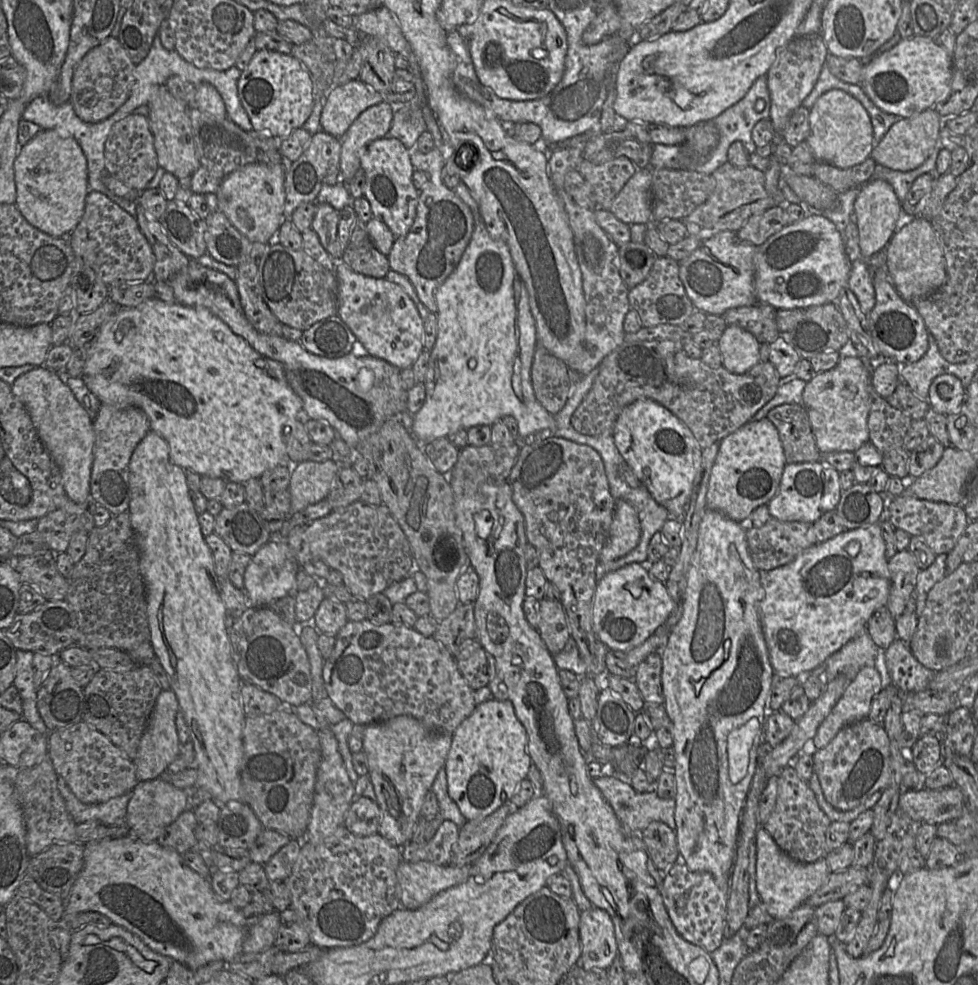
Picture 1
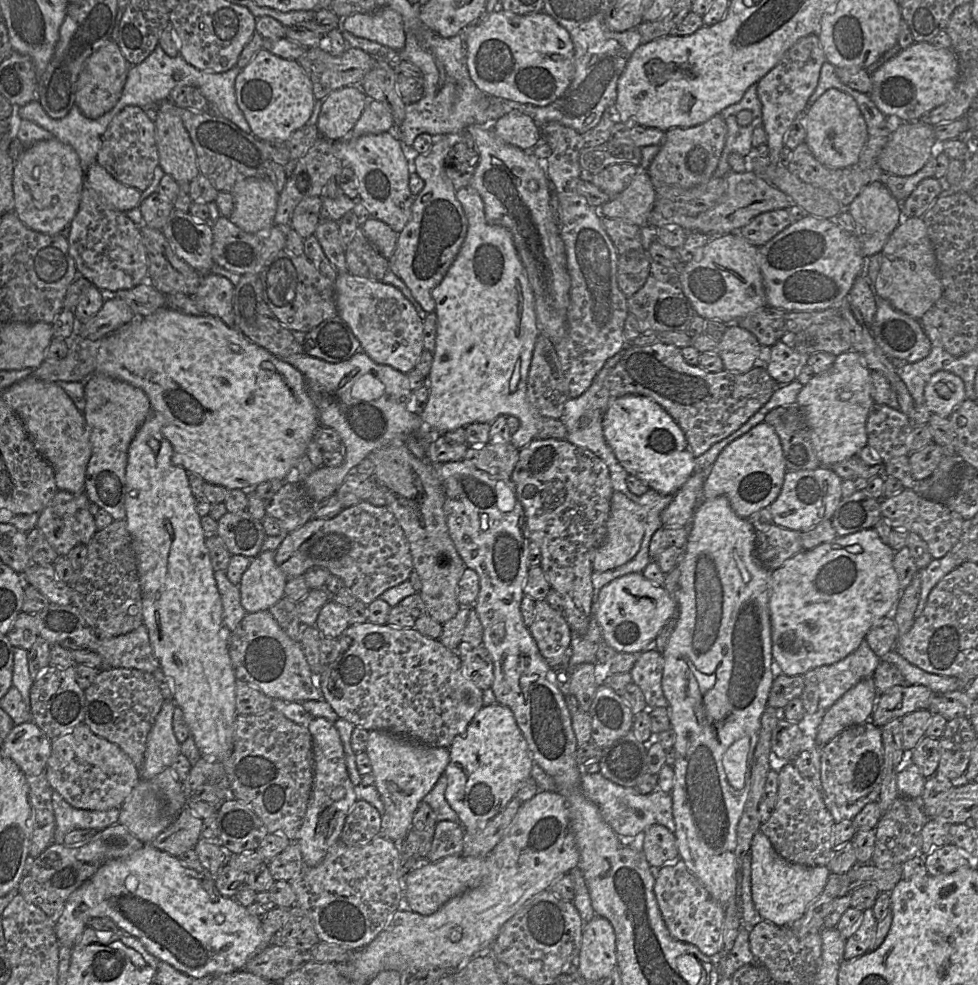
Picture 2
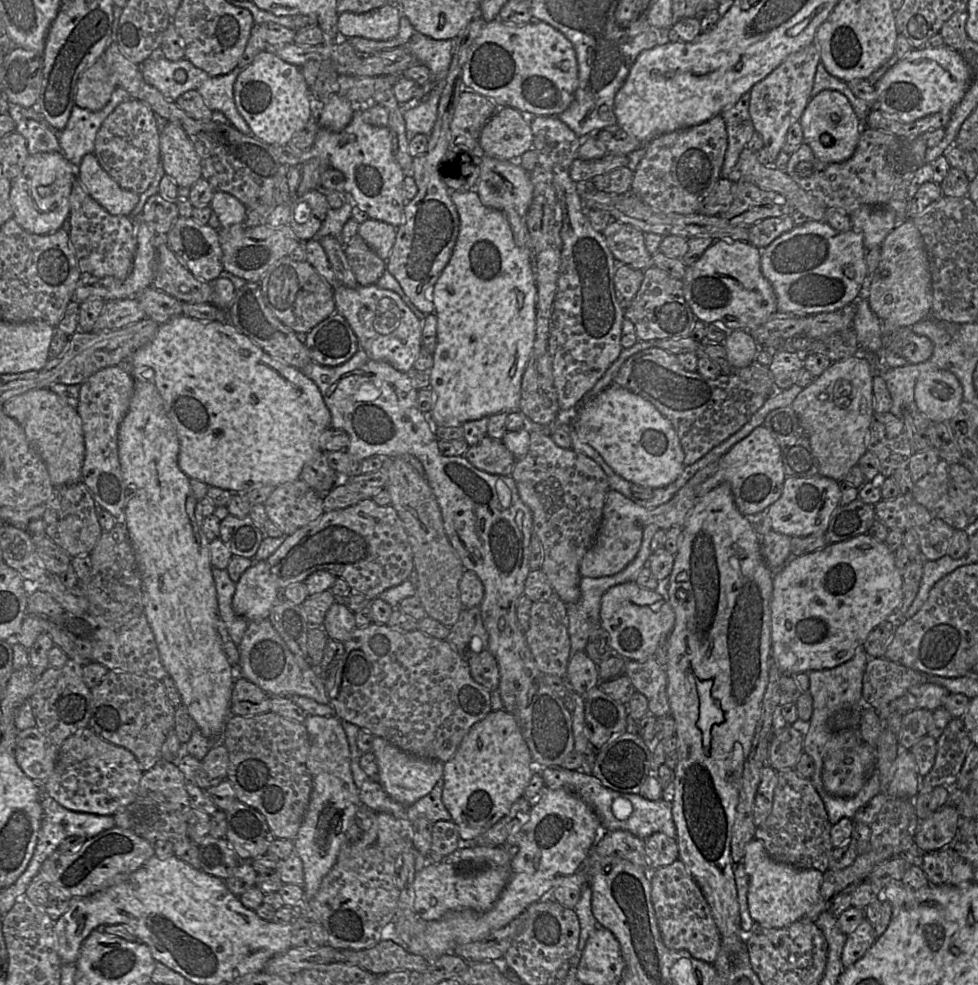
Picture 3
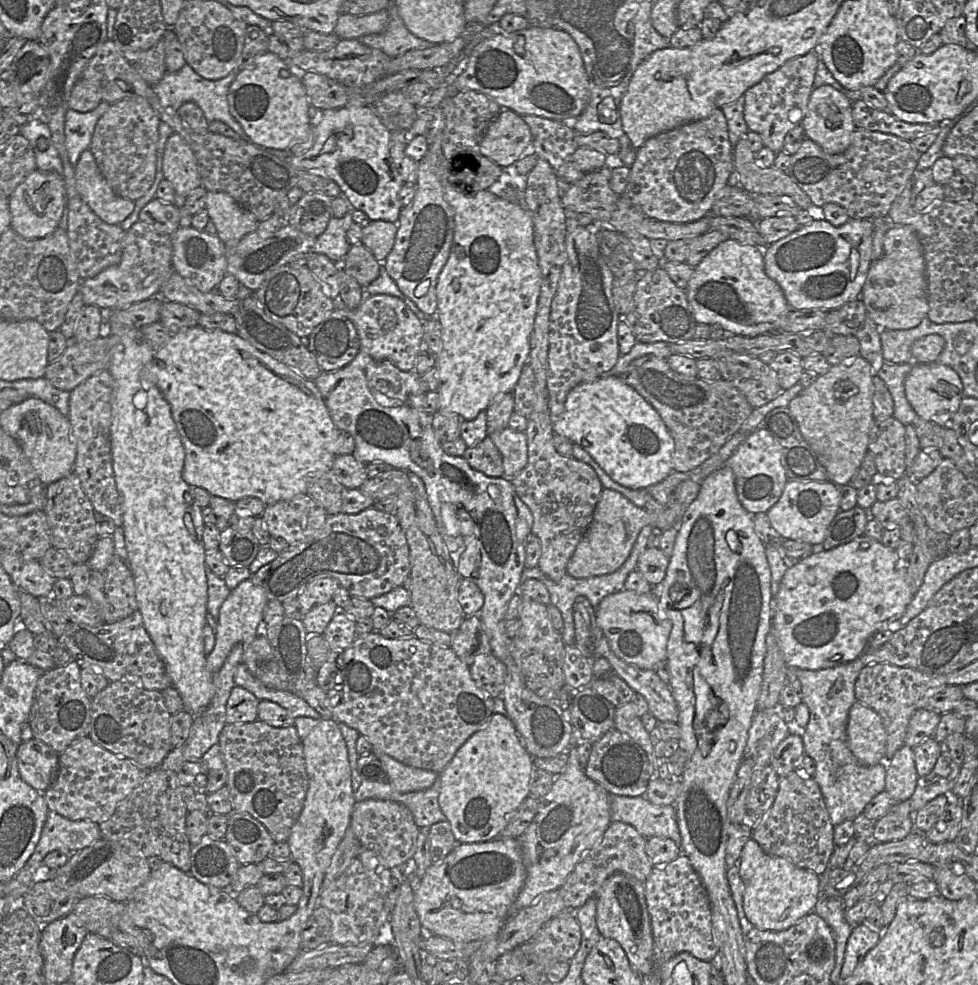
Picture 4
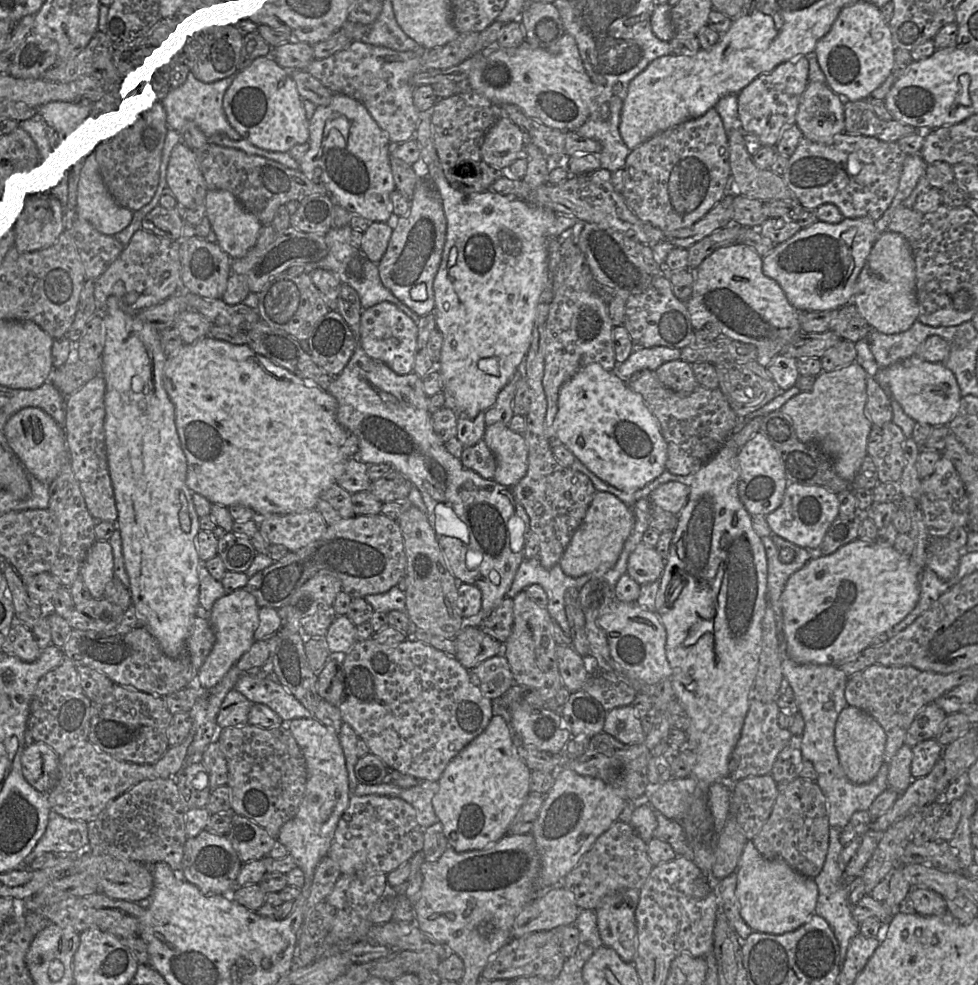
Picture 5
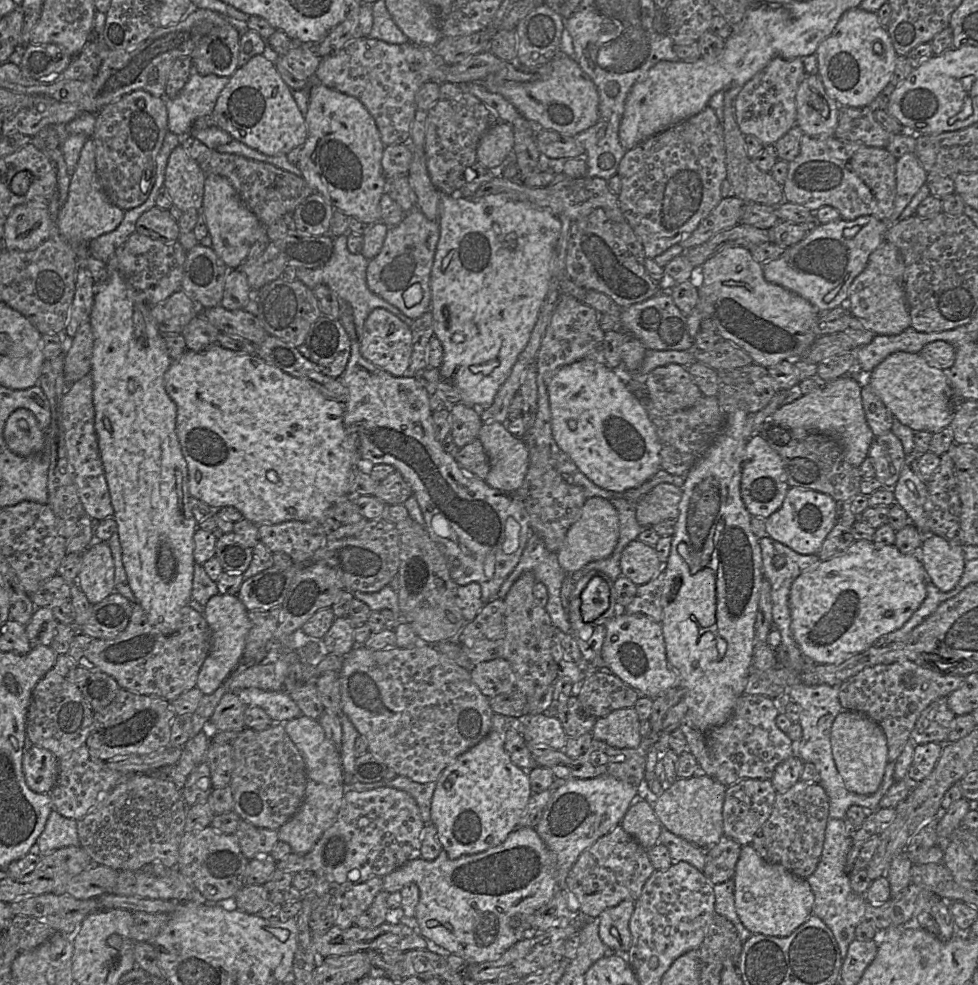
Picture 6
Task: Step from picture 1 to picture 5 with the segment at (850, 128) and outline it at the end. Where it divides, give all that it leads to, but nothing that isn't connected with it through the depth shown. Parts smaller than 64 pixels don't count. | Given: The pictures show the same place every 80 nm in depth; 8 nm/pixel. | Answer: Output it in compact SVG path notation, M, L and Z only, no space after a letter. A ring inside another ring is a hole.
M810 82L803 92L796 115L796 125L803 136L809 140L825 145L834 142L836 136L844 133L844 105L847 99L842 99L834 93L826 83Z

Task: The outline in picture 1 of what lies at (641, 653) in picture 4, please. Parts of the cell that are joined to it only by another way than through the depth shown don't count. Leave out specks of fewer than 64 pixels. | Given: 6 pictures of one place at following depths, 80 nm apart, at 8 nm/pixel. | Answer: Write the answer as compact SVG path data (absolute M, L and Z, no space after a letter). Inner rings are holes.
M633 562L605 574L596 585L592 627L609 649L627 652L641 645L663 625L673 610L666 584L651 577L649 564Z

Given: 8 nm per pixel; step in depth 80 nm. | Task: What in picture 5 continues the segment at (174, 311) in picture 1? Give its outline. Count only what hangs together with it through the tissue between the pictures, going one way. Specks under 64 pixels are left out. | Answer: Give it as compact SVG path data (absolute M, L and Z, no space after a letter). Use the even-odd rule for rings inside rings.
M210 336L203 337L192 344L184 344L174 354L168 355L163 371L163 385L175 407L175 425L181 448L187 461L187 486L212 504L229 507L240 504L252 508L256 518L270 514L300 513L316 508L320 495L342 474L342 463L346 460L343 446L347 432L337 421L338 403L335 397L318 385L301 379L287 369L276 365L268 358L254 352L248 344L235 345Z

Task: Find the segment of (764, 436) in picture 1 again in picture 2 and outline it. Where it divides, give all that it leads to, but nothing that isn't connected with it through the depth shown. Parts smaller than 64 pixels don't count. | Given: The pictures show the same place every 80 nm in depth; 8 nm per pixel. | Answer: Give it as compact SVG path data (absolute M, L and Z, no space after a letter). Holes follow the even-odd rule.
M764 421L729 443L718 455L706 478L702 500L724 496L732 510L741 518L769 507L778 497L786 473L785 460L779 436Z

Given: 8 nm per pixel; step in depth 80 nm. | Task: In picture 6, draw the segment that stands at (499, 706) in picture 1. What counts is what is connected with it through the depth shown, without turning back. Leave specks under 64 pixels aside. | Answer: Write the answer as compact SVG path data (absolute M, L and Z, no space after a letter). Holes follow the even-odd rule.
M493 714L491 719L492 727L490 732L475 746L458 756L451 764L449 764L440 774L436 781L436 787L433 792L431 800L431 823L437 828L438 839L442 845L442 849L445 850L450 859L457 859L464 855L471 855L483 852L489 848L495 847L501 844L507 836L517 828L519 819L521 818L529 798L532 795L528 771L525 771L516 765L514 765L504 749L505 742L505 716L500 714Z

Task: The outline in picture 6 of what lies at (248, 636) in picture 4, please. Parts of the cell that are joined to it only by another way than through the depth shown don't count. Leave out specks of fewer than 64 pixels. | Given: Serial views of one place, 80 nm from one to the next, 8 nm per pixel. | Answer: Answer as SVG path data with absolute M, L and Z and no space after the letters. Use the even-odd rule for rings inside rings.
M237 595L212 596L204 606L203 615L211 630L211 648L199 671L196 687L207 695L222 685L241 661L251 622Z

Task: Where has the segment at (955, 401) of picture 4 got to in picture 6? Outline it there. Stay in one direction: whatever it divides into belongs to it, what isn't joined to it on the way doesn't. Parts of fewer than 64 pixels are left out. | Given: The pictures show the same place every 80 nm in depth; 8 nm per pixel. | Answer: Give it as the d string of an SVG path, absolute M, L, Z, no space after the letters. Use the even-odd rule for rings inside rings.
M898 351L889 355L870 372L869 385L893 416L913 431L936 433L953 420L953 388L945 372L929 364L920 353Z

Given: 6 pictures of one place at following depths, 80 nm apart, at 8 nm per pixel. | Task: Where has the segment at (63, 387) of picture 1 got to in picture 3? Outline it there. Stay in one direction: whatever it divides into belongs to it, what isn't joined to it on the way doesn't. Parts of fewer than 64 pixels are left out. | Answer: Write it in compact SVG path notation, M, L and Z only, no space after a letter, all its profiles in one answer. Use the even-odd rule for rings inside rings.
M48 388L31 389L14 396L3 404L2 409L21 426L29 444L44 461L53 486L81 481L85 443L81 418L76 409Z

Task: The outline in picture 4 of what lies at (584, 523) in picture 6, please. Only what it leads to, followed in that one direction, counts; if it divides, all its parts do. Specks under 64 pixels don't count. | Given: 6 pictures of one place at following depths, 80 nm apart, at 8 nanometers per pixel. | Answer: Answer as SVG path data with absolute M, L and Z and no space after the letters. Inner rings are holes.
M603 488L592 521L567 564L567 574L575 578L588 578L615 572L629 557L644 526L648 525L664 531L680 525L687 507L671 501L663 506L665 510L662 512L650 513L635 506L621 493Z

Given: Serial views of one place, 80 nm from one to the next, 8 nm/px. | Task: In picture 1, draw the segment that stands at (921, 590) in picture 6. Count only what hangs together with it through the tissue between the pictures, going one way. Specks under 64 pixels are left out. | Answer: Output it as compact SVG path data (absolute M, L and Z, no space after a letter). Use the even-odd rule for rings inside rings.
M879 522L846 530L805 549L786 565L761 572L764 597L760 602L761 624L770 662L776 673L802 678L866 629L873 613L886 607L890 572Z

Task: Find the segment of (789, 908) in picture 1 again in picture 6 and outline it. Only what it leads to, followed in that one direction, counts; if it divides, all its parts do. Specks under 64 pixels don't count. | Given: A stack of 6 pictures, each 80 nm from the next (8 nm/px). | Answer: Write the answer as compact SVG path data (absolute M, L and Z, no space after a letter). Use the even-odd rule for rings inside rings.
M750 844L741 847L733 880L736 913L752 934L787 937L812 915L814 895L807 880L794 875L780 864L766 862Z

